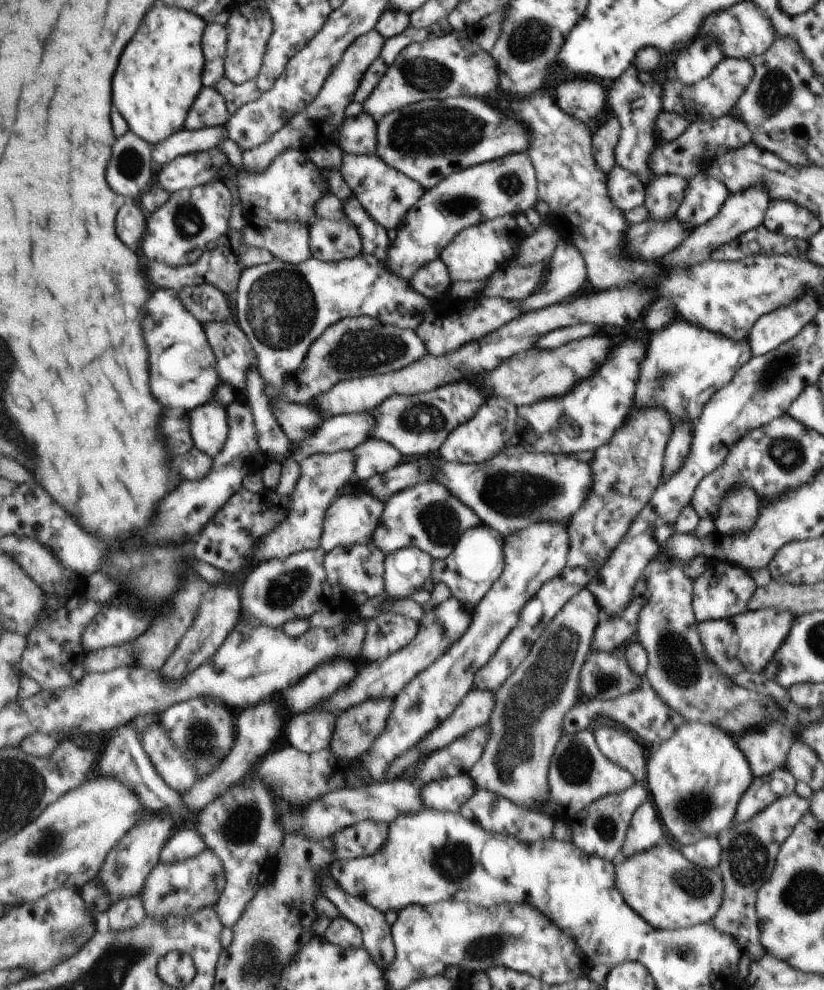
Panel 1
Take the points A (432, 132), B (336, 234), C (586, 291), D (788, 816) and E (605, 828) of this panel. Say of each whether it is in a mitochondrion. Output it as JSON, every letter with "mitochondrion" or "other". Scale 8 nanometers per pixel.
{"A":"mitochondrion","B":"mitochondrion","C":"other","D":"other","E":"mitochondrion"}

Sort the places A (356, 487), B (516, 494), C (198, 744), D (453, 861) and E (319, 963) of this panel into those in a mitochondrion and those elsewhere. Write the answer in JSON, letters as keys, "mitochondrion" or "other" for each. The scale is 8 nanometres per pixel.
{"A":"other","B":"mitochondrion","C":"mitochondrion","D":"mitochondrion","E":"other"}

